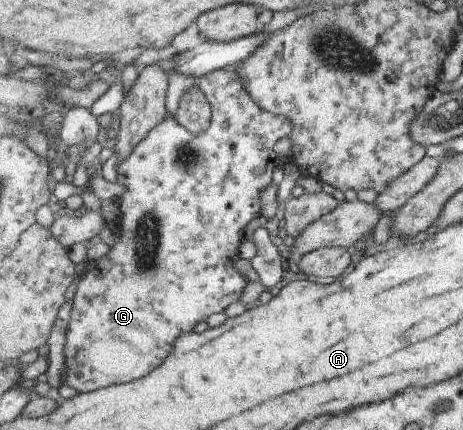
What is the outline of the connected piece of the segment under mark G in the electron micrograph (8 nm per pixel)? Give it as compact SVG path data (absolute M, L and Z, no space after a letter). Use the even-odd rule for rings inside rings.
M234 66L232 68L218 69L210 74L196 77L185 76L185 74L174 69L169 78L166 118L162 122L159 122L148 133L148 136L136 146L135 151L117 167L116 182L125 186L125 191L120 196L121 202L119 204L121 219L117 221L117 228L113 234L118 240L110 246L108 254L97 261L88 263L87 271L80 279L77 291L73 296L71 317L68 329L66 330L64 352L62 352L64 354L62 383L78 388L80 392L92 392L92 390L98 390L102 386L106 388L106 386L112 386L112 384L118 384L118 382L130 382L130 380L136 380L136 378L144 378L150 372L154 372L168 358L168 354L172 352L174 342L176 342L176 338L180 334L192 332L194 326L200 320L206 320L214 312L223 313L232 302L241 301L241 296L245 288L251 282L244 280L242 274L236 268L236 262L241 258L240 244L242 244L242 238L244 238L244 230L256 218L256 214L261 214L260 196L262 196L264 188L272 185L272 172L276 168L279 168L279 165L283 164L278 159L278 154L274 152L274 146L276 146L278 140L292 135L295 126L290 117L277 115L263 109L249 93L245 80L238 74L237 70L238 68ZM191 84L199 86L212 108L209 127L200 134L192 134L190 130L186 130L184 126L180 126L180 122L176 120L176 112L180 108L180 98L182 98L182 94L188 90Z

